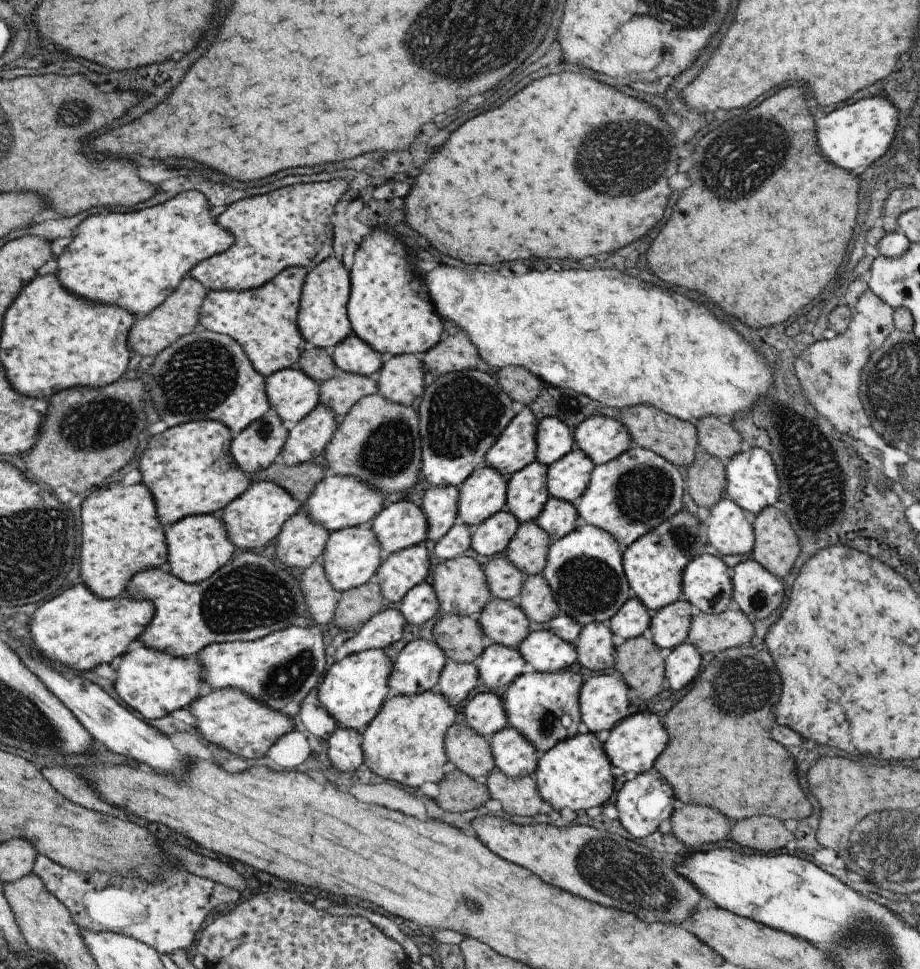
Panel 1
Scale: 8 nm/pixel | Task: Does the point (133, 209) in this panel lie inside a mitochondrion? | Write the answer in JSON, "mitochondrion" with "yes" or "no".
{"mitochondrion":"no"}

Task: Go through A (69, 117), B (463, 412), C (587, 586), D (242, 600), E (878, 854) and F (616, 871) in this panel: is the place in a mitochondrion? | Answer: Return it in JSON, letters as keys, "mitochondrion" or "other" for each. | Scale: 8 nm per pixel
{"A":"mitochondrion","B":"mitochondrion","C":"mitochondrion","D":"mitochondrion","E":"mitochondrion","F":"mitochondrion"}

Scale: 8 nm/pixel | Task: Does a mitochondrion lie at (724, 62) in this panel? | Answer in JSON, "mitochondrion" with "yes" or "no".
{"mitochondrion":"no"}

